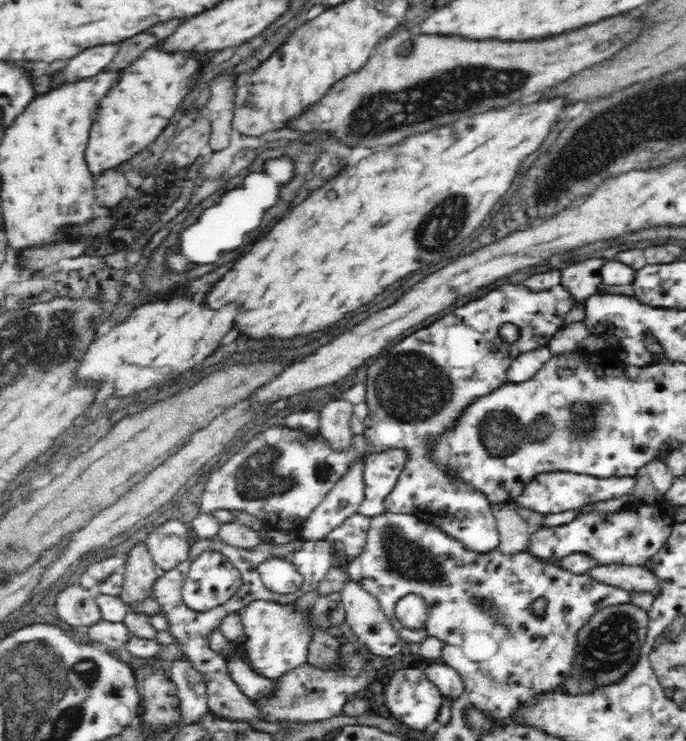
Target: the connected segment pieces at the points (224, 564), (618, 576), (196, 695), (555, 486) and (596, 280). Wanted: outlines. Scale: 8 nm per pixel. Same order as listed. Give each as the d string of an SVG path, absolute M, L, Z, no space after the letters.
M205 550L189 564L189 571L182 581L183 601L194 610L207 611L229 601L242 586L241 572L219 550Z
M621 562L597 563L584 570L590 579L627 591L654 591L656 577L642 565Z
M186 659L169 663L171 682L175 684L179 699L178 712L184 725L196 724L208 714L206 682Z
M566 470L542 472L540 476L533 477L531 482L523 489L522 494L515 502L540 514L556 514L566 511L578 511L588 505L612 500L633 492L635 481L633 478L597 478L584 474L575 474Z
M586 258L580 262L572 260L562 268L561 283L570 289L576 298L586 298L599 292L598 286L603 283L600 268L607 260L604 258Z

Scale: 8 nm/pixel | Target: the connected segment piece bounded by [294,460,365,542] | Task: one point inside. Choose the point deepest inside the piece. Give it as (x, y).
(340, 504)

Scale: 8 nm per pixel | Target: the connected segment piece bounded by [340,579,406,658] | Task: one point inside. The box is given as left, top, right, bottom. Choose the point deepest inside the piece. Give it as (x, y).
(363, 612)

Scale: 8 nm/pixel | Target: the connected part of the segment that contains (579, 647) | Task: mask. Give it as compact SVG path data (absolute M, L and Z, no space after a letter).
M632 603L610 604L594 612L575 635L572 664L560 678L558 688L569 695L581 695L621 681L639 661L640 646L646 640L648 620L647 611Z

